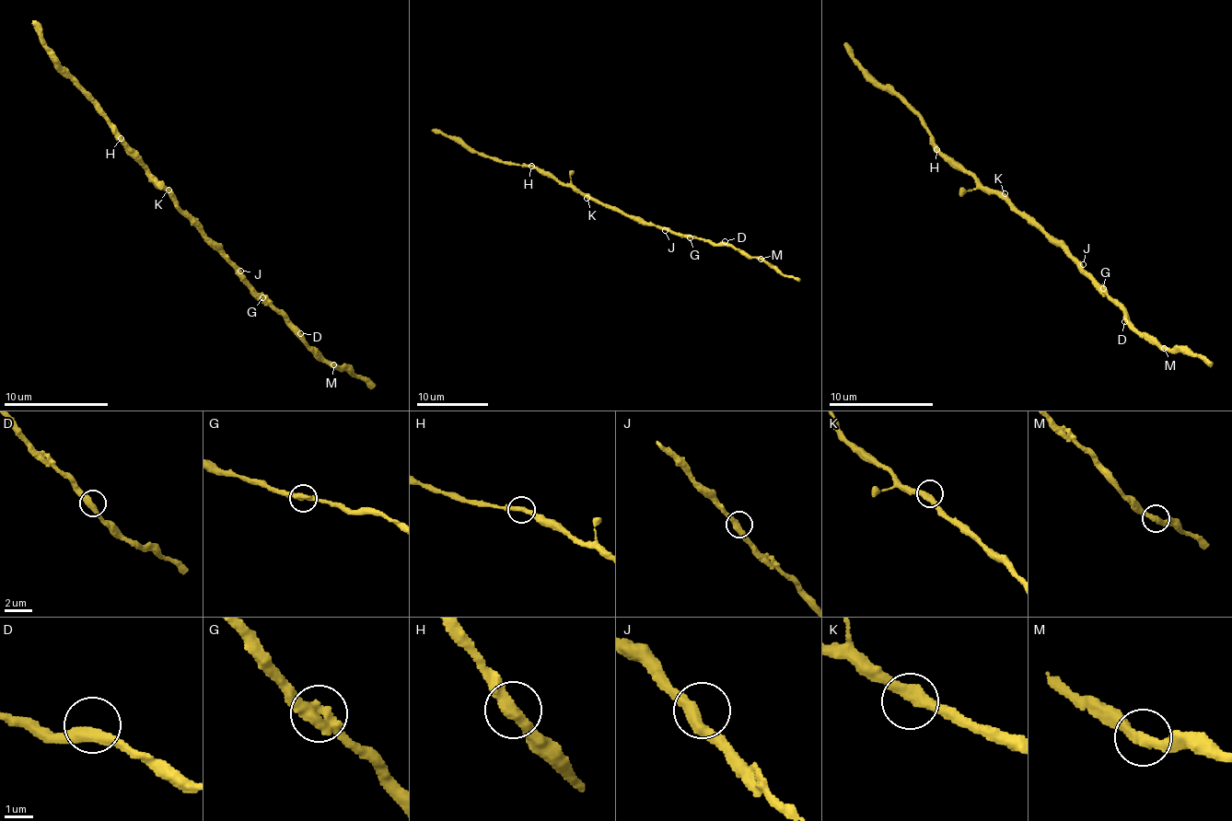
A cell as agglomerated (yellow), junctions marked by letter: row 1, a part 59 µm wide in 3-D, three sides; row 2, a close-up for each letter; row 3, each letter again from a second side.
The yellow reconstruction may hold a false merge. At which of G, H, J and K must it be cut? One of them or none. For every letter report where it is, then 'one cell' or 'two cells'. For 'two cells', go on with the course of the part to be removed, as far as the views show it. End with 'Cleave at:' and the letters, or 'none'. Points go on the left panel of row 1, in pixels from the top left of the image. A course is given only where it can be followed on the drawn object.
G: place (262, 297); one cell
H: place (121, 138); one cell
J: place (240, 271); one cell
K: place (168, 190); one cell
Cleave at: none

